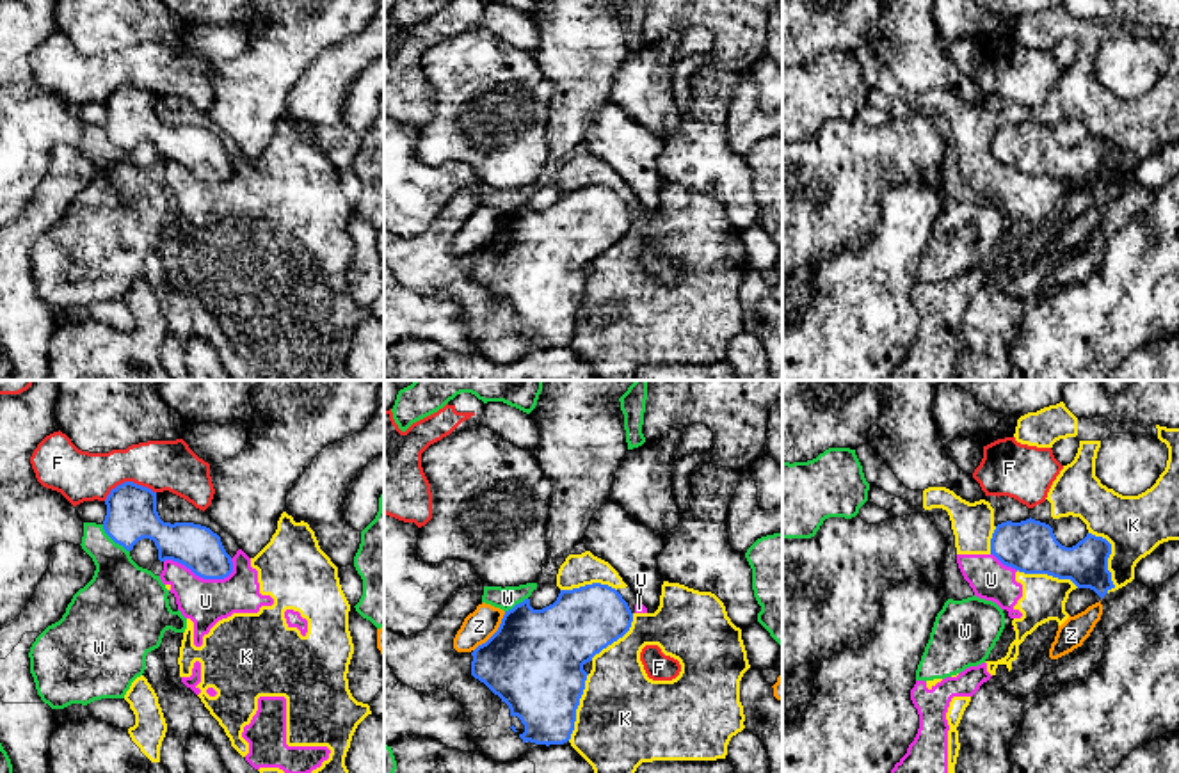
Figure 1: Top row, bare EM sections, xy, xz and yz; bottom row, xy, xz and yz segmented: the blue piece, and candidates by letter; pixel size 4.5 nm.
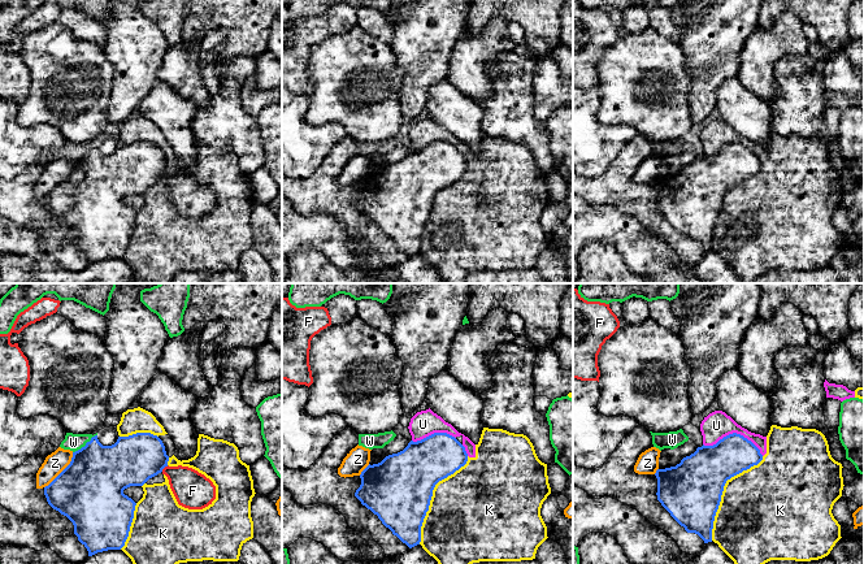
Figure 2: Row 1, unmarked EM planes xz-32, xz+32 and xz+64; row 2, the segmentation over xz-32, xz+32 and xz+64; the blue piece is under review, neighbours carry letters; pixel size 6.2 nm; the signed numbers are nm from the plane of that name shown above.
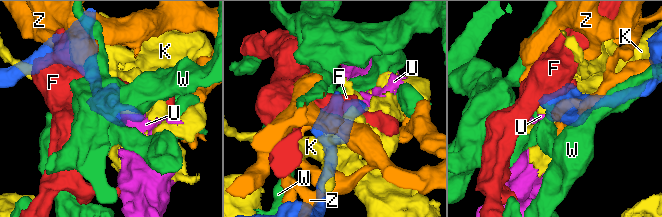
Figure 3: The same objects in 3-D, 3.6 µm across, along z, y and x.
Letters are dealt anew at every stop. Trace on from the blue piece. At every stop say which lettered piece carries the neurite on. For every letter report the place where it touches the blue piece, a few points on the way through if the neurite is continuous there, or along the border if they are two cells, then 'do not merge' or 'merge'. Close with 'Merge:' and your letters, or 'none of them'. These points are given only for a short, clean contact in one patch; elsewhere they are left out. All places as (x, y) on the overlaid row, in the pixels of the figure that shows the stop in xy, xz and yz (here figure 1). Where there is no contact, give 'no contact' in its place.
F: meets blue in xy at (128, 482); do not merge
K: meets blue in yz at (1108, 557); do not merge
U: meets blue in xy at (200, 576); border along xy (164, 560), (184, 564), (203, 578), (226, 578), (233, 571); do not merge
W: meets blue in xy at (114, 541); do not merge
Z: meets blue in xz at (495, 633); do not merge
Merge: none of them

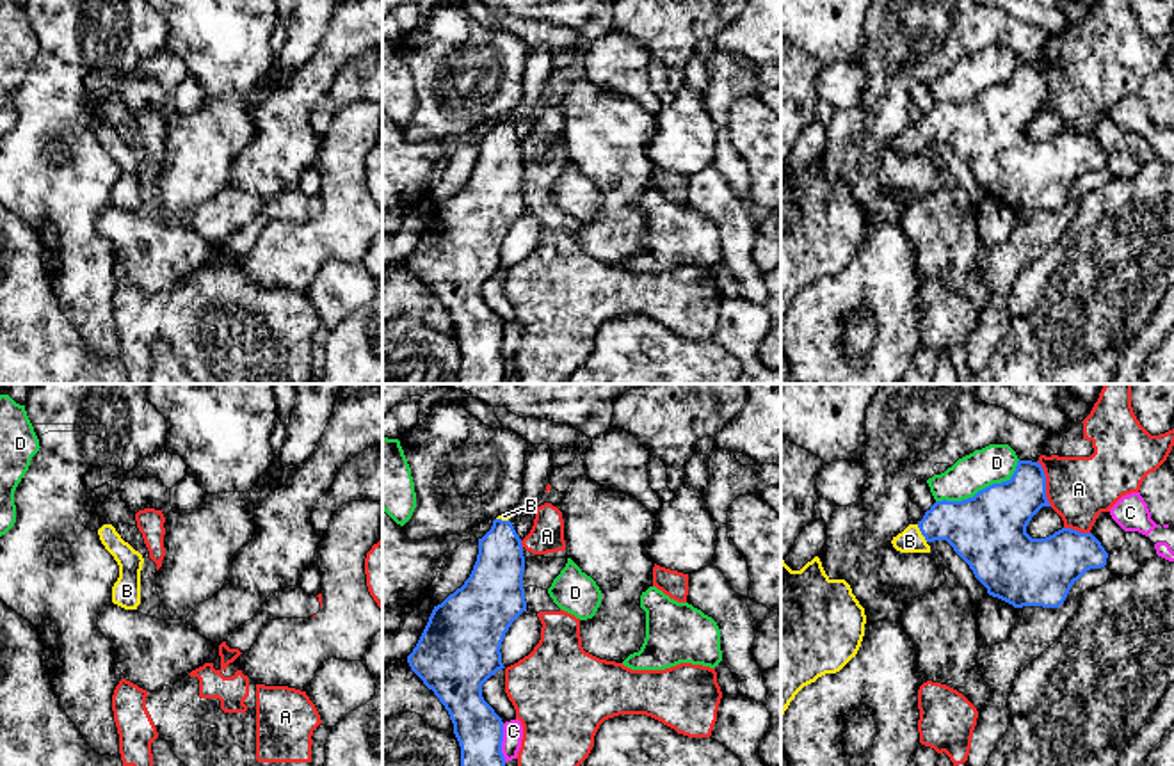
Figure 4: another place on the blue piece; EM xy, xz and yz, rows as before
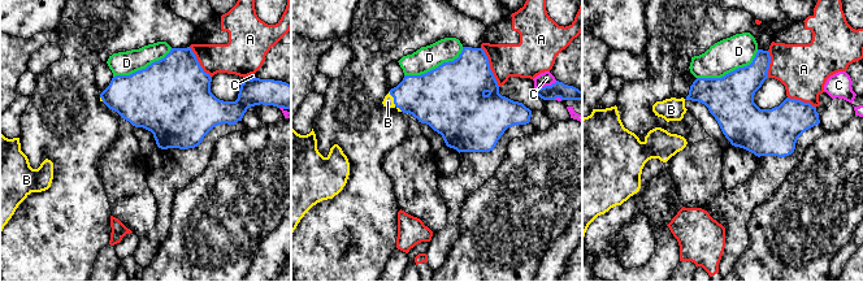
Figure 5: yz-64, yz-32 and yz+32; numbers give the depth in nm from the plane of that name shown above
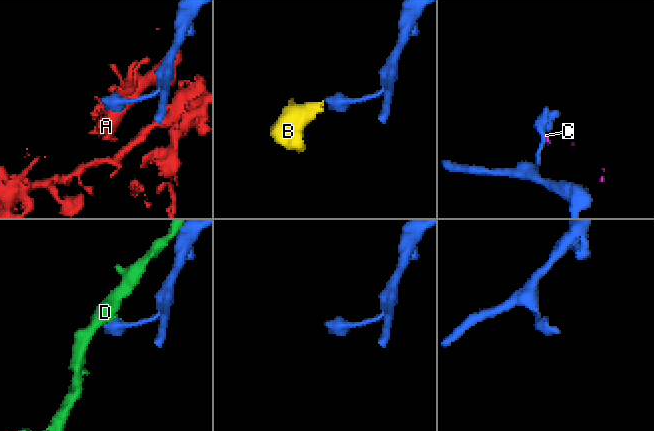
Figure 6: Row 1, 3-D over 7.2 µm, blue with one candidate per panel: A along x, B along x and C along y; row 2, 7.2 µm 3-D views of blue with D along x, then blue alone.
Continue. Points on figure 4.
A: meets blue in yz at (1045, 484); do not merge
B: meets blue in yz at (922, 534); runs through yz (977, 528), (929, 528), (922, 534), (909, 541); merge
C: meets blue in xz at (500, 743); border along xz (502, 724), (502, 756), (506, 761); do not merge
D: meets blue in yz at (982, 489); do not merge
Merge: B

